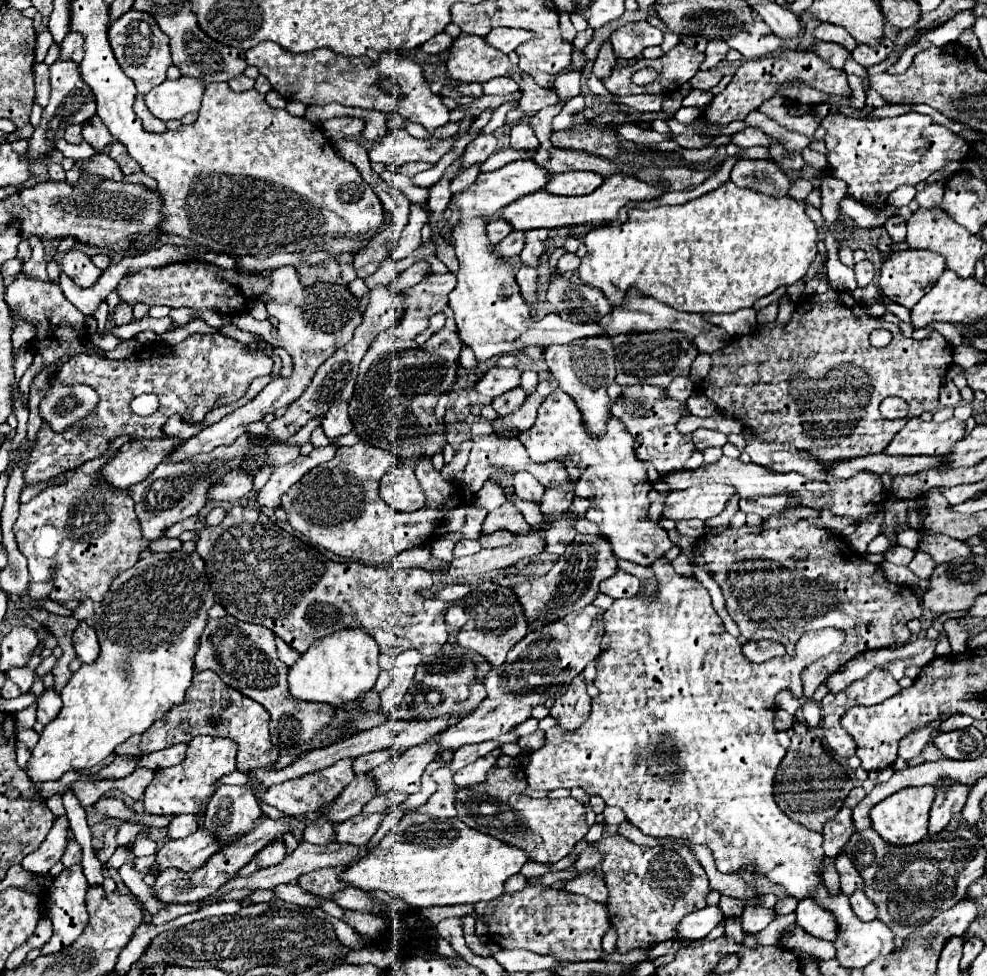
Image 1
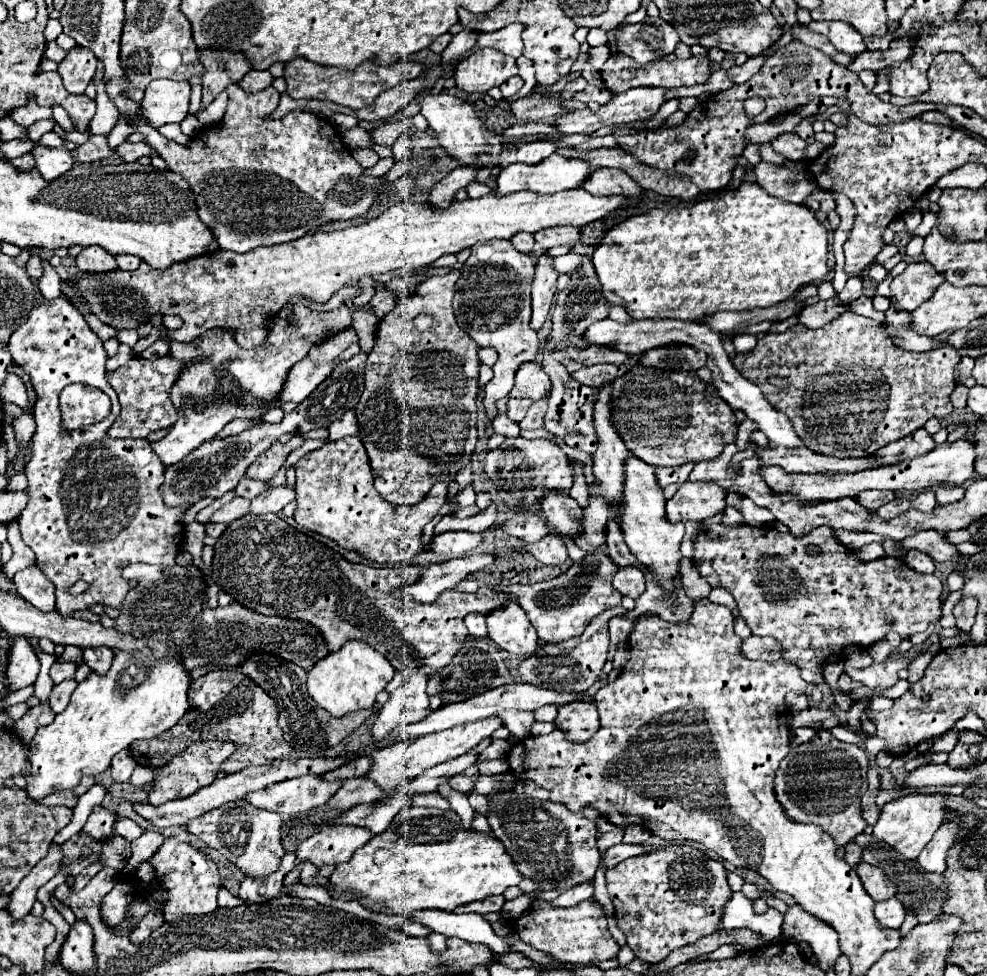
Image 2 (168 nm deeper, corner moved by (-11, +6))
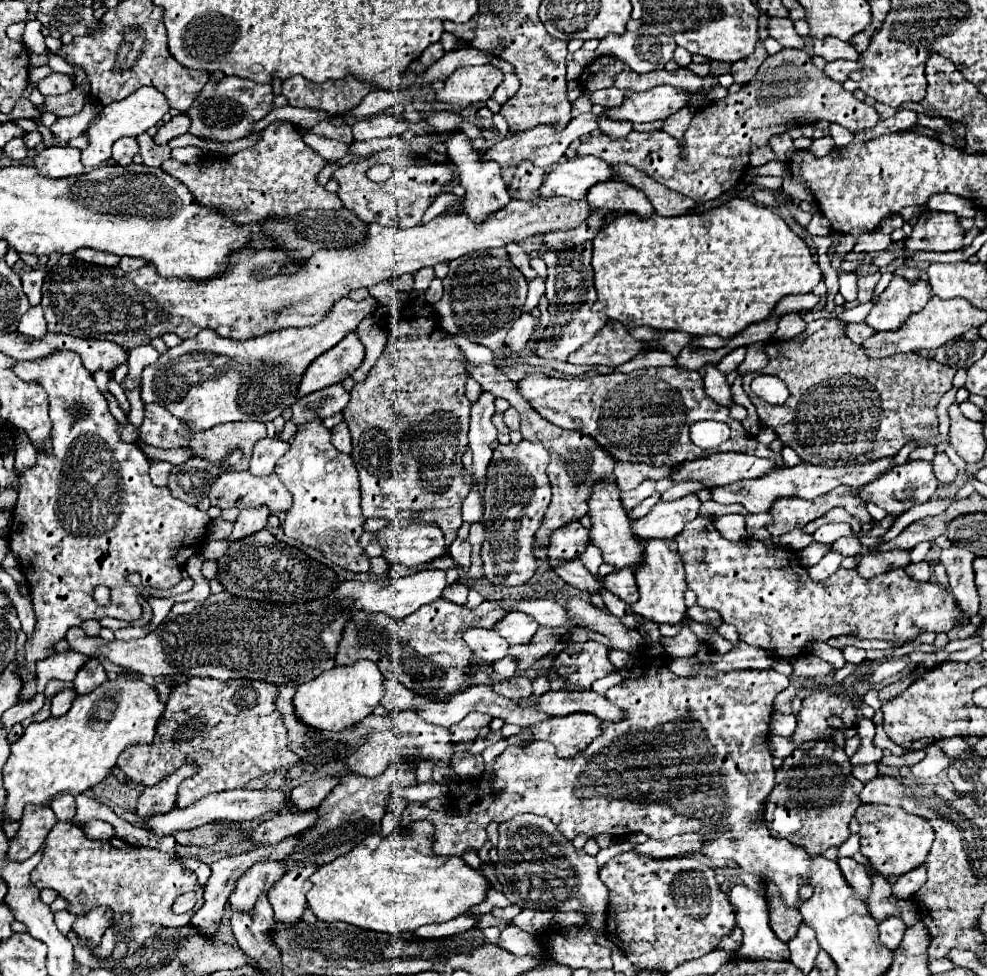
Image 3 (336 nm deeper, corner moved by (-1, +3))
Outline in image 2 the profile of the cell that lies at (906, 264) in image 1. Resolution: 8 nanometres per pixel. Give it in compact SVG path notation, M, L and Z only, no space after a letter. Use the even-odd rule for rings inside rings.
M910 262L908 268L892 280L892 298L896 308L900 310L916 310L922 302L926 302L936 288L944 282L940 272L930 268L930 262Z

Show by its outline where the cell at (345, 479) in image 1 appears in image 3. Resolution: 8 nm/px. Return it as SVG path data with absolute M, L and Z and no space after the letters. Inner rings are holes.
M322 419L308 421L298 427L296 435L288 441L290 449L276 463L274 473L292 493L294 503L284 519L284 533L306 547L322 551L322 555L352 573L366 573L370 569L370 559L358 543L362 529L362 509L360 509L360 483L358 471L350 455L336 451L330 439L330 431L324 429Z

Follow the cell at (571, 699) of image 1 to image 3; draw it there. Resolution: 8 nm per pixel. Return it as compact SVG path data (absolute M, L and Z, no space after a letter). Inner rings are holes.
M574 713L566 717L550 717L530 727L534 739L550 741L556 747L556 755L562 759L576 757L584 751L602 731L602 721L596 715Z

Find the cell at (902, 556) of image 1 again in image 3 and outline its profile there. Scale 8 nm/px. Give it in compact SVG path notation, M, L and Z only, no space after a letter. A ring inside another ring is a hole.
M916 563L916 565L908 565L908 567L904 567L906 569L906 573L912 577L912 579L916 579L916 581L920 581L920 583L926 583L926 581L930 581L930 565L928 563Z

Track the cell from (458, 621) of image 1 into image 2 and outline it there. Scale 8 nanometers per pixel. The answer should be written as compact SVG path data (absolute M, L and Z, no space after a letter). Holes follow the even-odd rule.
M470 612L466 616L466 628L472 636L486 636L486 620L484 620L484 614L478 614L478 612Z

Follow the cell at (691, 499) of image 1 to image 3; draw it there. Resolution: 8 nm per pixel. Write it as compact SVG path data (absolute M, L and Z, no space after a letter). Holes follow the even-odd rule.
M690 493L676 501L658 501L648 515L632 521L636 539L674 539L700 509L700 499Z

